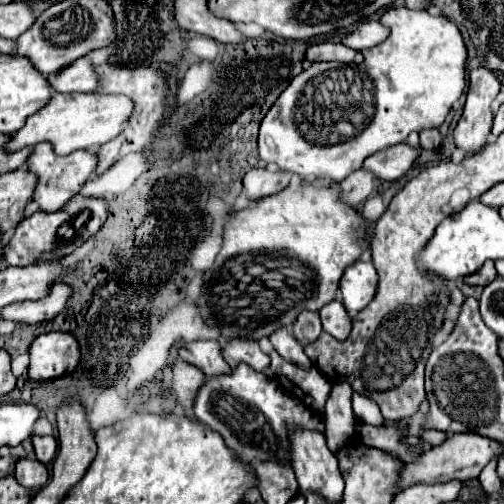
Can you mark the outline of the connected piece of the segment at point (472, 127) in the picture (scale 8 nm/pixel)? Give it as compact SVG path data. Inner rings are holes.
M486 67L470 71L470 85L464 113L454 129L454 143L466 155L478 153L488 143L492 129L492 101L500 91L500 81Z

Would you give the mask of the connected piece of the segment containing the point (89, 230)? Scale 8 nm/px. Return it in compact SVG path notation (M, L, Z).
M84 195L74 197L74 201L66 205L66 209L60 209L56 213L36 211L16 227L6 247L6 265L26 267L32 263L66 257L74 249L78 249L90 235L94 235L106 221L106 217L108 217L108 201L100 197L84 197Z

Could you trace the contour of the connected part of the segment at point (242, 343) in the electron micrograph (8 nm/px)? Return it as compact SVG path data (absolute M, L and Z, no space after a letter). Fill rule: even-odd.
M230 339L222 349L222 357L230 367L248 363L256 371L266 371L270 365L270 357L258 347L258 341L254 339Z

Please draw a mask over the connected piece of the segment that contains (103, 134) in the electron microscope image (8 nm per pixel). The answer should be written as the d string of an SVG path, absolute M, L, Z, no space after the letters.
M54 93L50 105L30 115L26 125L12 135L6 143L8 151L18 151L22 147L34 147L42 141L54 145L60 155L68 155L78 149L96 151L104 143L120 135L128 125L128 119L134 111L134 101L126 95L104 95L104 93Z

